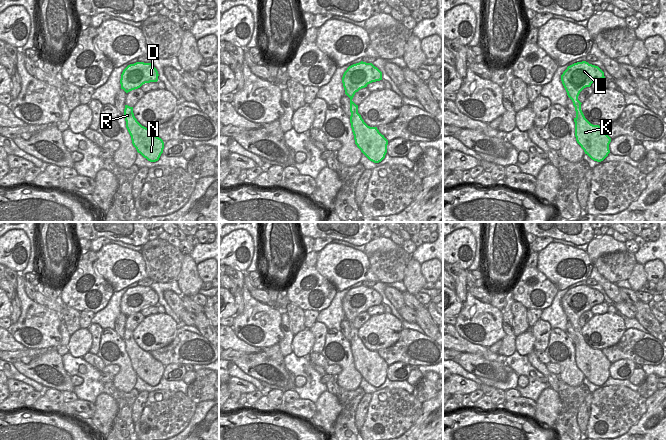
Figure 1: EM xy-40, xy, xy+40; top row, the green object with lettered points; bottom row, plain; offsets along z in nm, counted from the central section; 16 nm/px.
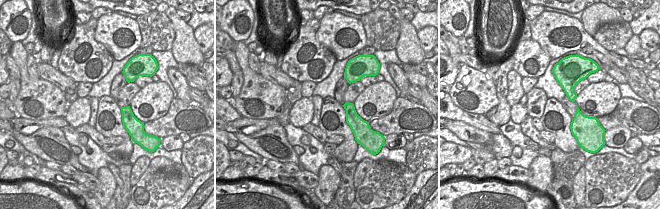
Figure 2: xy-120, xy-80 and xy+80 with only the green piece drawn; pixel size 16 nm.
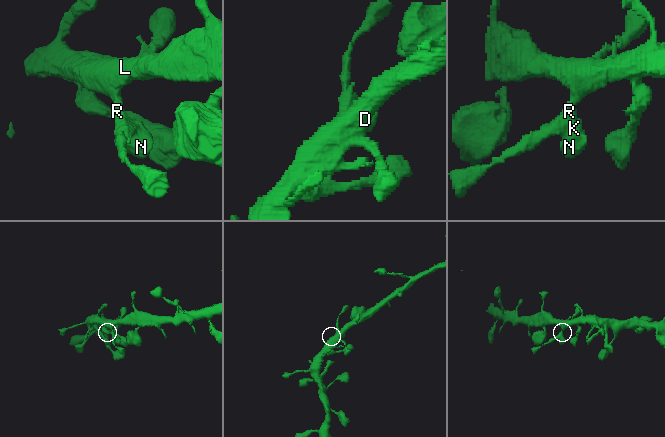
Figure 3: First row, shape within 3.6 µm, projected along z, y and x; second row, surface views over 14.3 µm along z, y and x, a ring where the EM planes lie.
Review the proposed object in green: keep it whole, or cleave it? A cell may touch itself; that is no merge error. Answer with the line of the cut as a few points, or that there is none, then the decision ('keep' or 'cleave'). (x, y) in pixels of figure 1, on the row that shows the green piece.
no cut; keep

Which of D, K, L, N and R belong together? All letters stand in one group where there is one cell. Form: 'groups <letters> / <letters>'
groups D K L N R

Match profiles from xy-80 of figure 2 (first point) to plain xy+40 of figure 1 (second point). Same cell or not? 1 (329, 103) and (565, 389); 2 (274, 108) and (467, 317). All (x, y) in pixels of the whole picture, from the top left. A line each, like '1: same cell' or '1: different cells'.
1: different cells
2: same cell

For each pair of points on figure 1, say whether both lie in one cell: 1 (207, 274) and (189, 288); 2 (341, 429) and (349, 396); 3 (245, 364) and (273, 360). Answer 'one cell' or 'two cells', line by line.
1: two cells
2: one cell
3: one cell

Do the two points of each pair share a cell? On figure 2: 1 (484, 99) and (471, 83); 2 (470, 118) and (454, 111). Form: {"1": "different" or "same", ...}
{"1": "same", "2": "same"}

